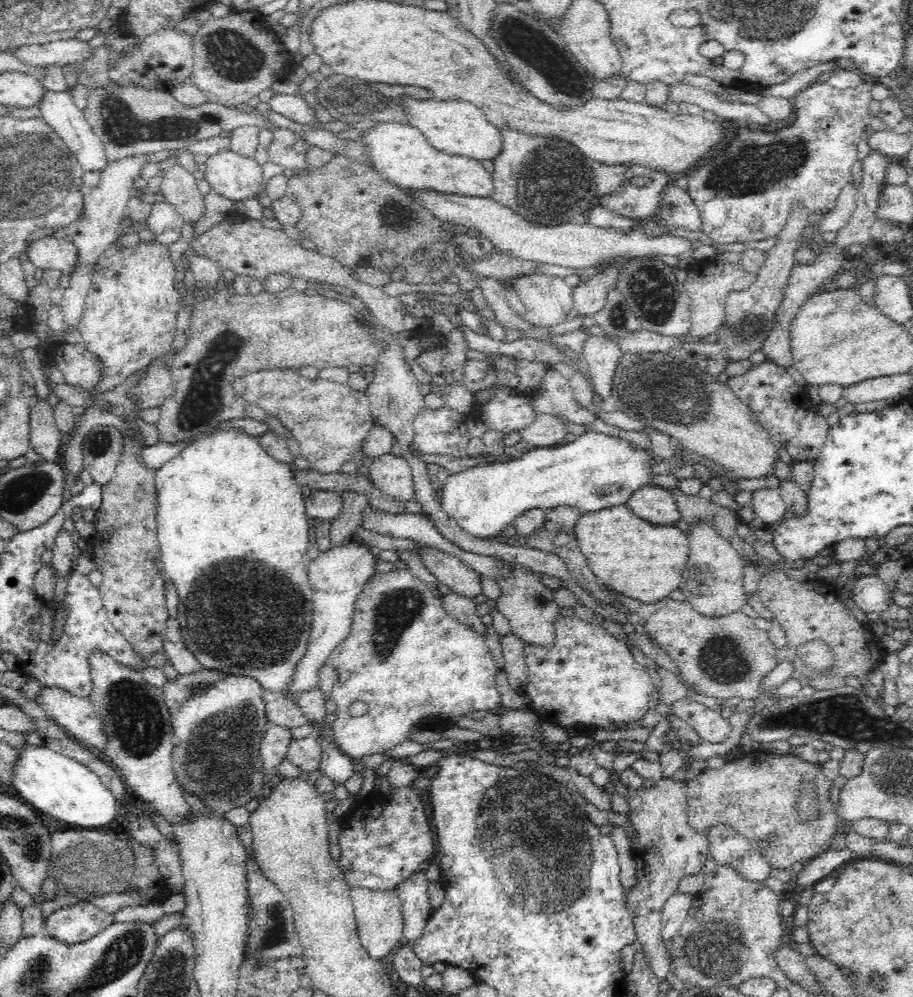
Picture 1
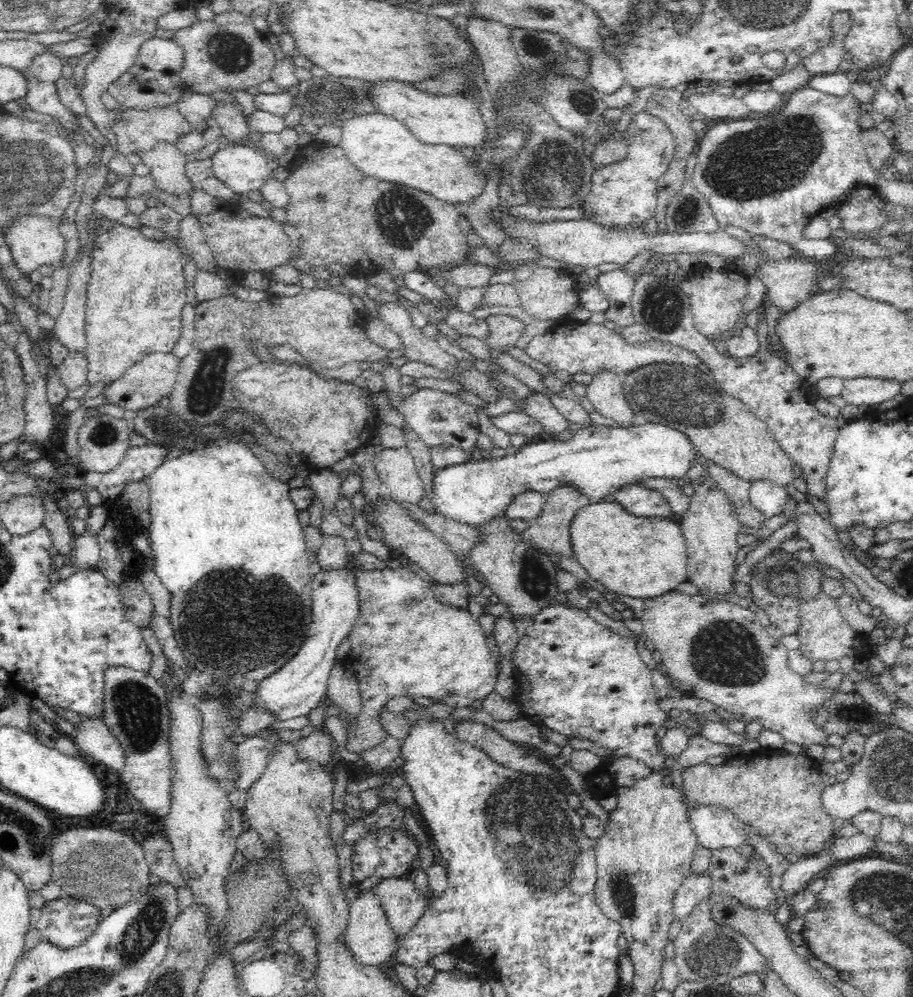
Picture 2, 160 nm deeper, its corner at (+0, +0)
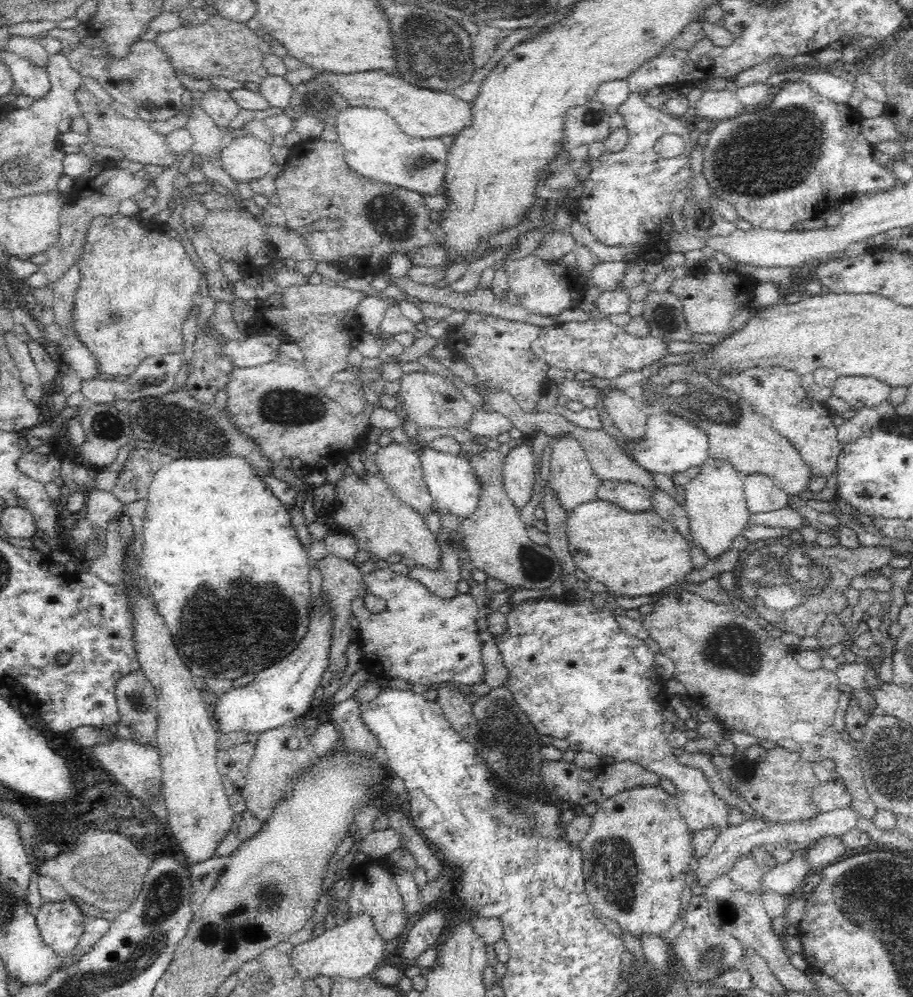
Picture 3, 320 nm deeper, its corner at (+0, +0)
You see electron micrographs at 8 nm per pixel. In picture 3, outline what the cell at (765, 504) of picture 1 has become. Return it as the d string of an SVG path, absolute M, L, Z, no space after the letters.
M762 474L744 476L744 494L751 513L772 512L787 506L789 494Z

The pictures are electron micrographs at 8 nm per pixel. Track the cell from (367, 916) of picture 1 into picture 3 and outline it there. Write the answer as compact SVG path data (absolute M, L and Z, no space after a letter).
M360 912L339 922L332 929L318 937L294 946L290 952L290 964L304 980L312 980L316 976L328 978L364 978L383 964L386 952L385 939L374 930L372 917L367 912Z

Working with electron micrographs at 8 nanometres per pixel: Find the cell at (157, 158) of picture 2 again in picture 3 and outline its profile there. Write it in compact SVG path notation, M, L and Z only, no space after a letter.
M80 86L75 90L75 99L80 103L82 111L81 116L83 116L89 124L89 130L87 132L89 142L100 146L112 146L112 148L120 150L120 152L124 154L126 160L132 160L132 162L138 162L142 165L154 164L156 166L163 166L163 168L165 168L163 172L167 172L167 168L174 162L176 153L169 148L164 135L152 131L149 121L140 118L126 118L125 115L117 112L112 107L111 103L98 100L98 98L84 86Z

